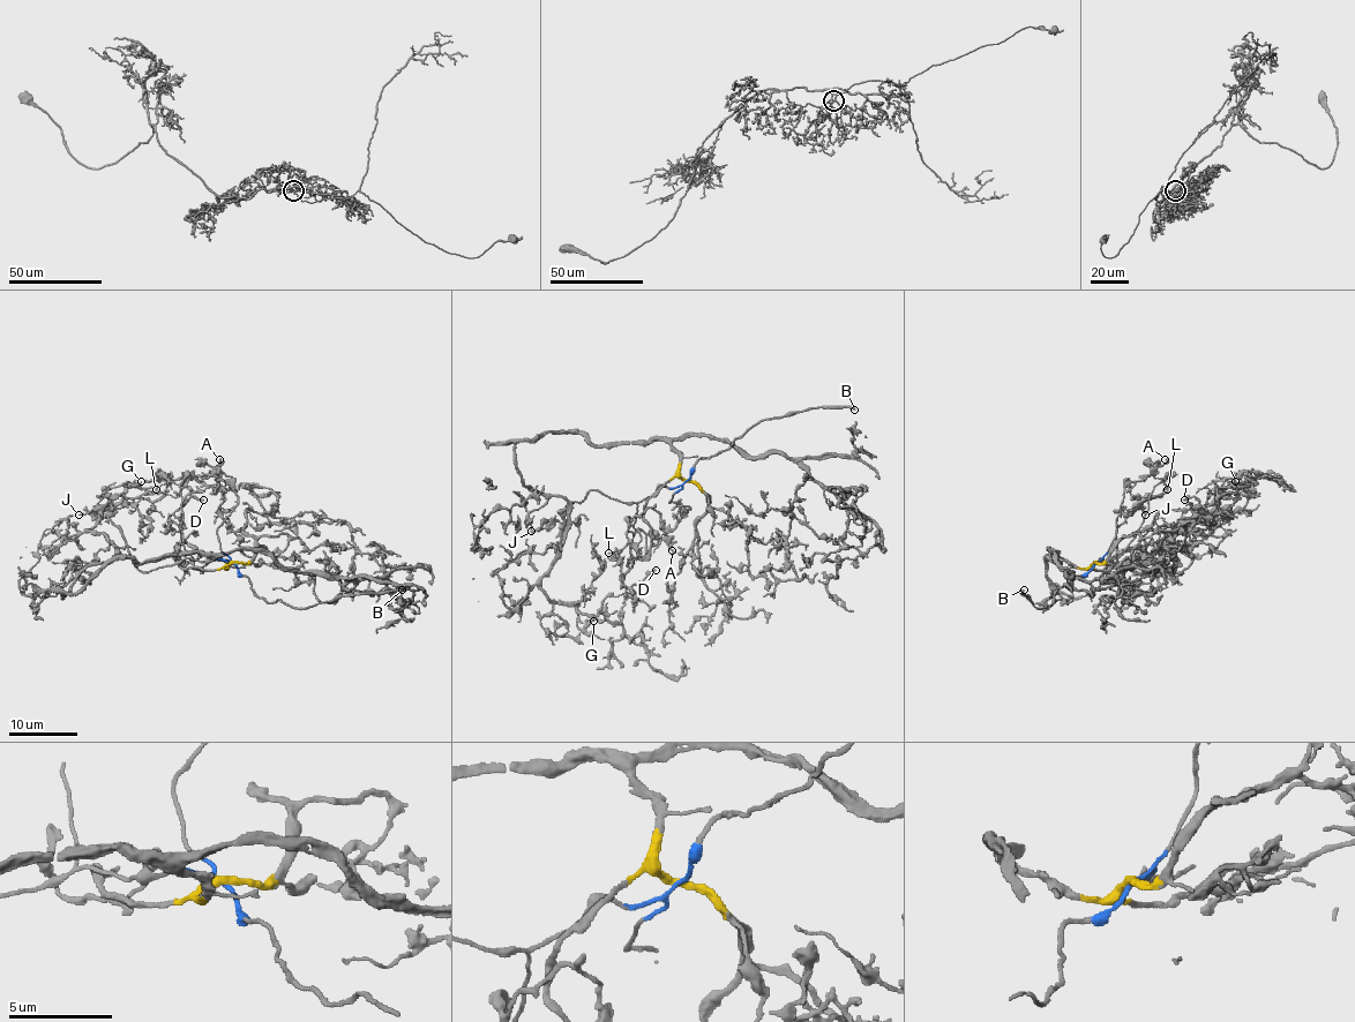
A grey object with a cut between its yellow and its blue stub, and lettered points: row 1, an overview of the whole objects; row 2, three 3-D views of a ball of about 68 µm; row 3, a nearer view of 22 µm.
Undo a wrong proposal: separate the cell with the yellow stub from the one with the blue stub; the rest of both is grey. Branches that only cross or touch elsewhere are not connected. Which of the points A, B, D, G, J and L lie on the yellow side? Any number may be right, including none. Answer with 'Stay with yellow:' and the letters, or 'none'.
Stay with yellow: D, G

